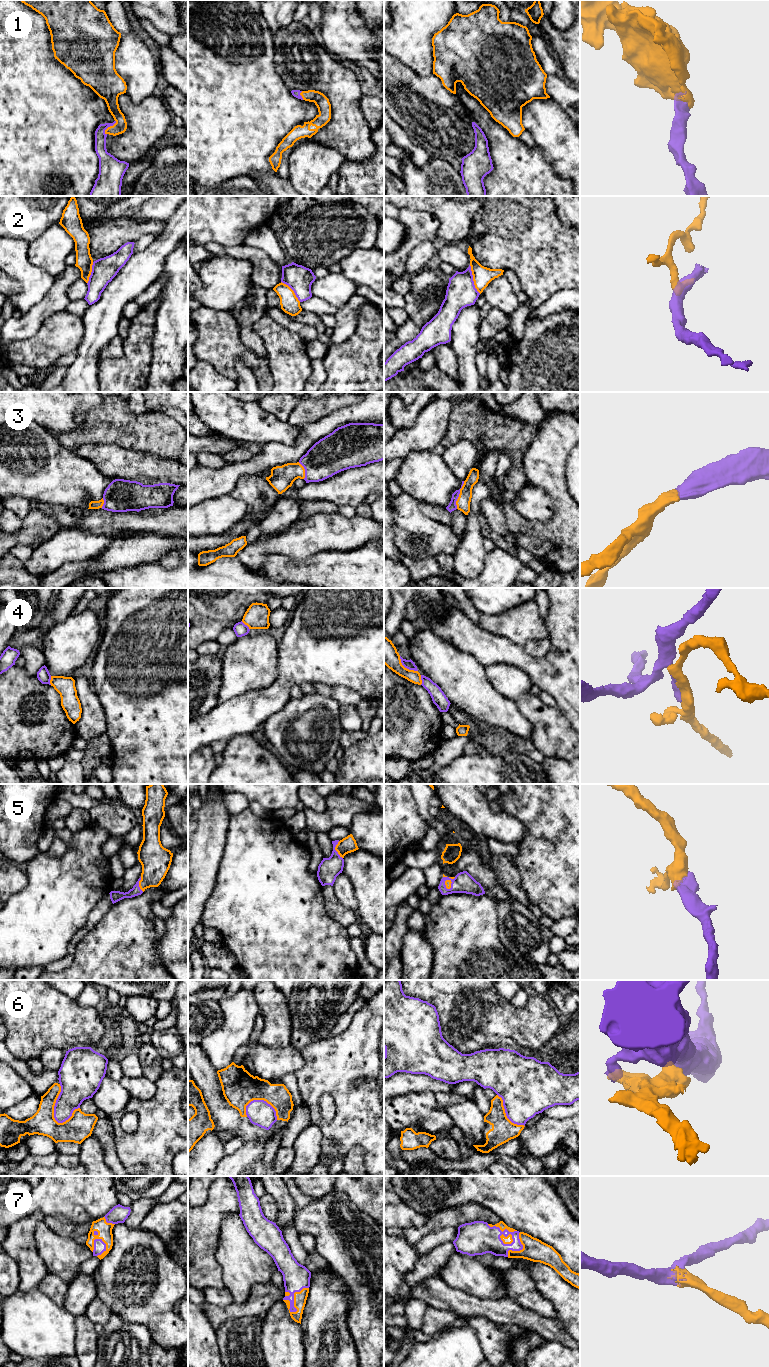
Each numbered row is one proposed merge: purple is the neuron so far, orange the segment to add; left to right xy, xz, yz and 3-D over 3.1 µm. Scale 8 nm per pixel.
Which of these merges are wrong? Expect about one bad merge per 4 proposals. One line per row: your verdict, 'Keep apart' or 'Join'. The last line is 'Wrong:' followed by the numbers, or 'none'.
1: Join
2: Keep apart
3: Join
4: Keep apart
5: Join
6: Keep apart
7: Join
Wrong: 2, 4, 6

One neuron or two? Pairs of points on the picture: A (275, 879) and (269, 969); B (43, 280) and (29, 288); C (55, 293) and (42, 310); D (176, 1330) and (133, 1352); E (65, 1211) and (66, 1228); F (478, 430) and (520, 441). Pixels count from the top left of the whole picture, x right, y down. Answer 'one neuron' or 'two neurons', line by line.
A: one neuron
B: one neuron
C: one neuron
D: two neurons
E: two neurons
F: one neuron

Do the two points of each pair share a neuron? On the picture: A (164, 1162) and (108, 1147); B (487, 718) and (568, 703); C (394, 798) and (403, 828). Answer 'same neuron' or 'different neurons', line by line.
A: different neurons
B: different neurons
C: same neuron

